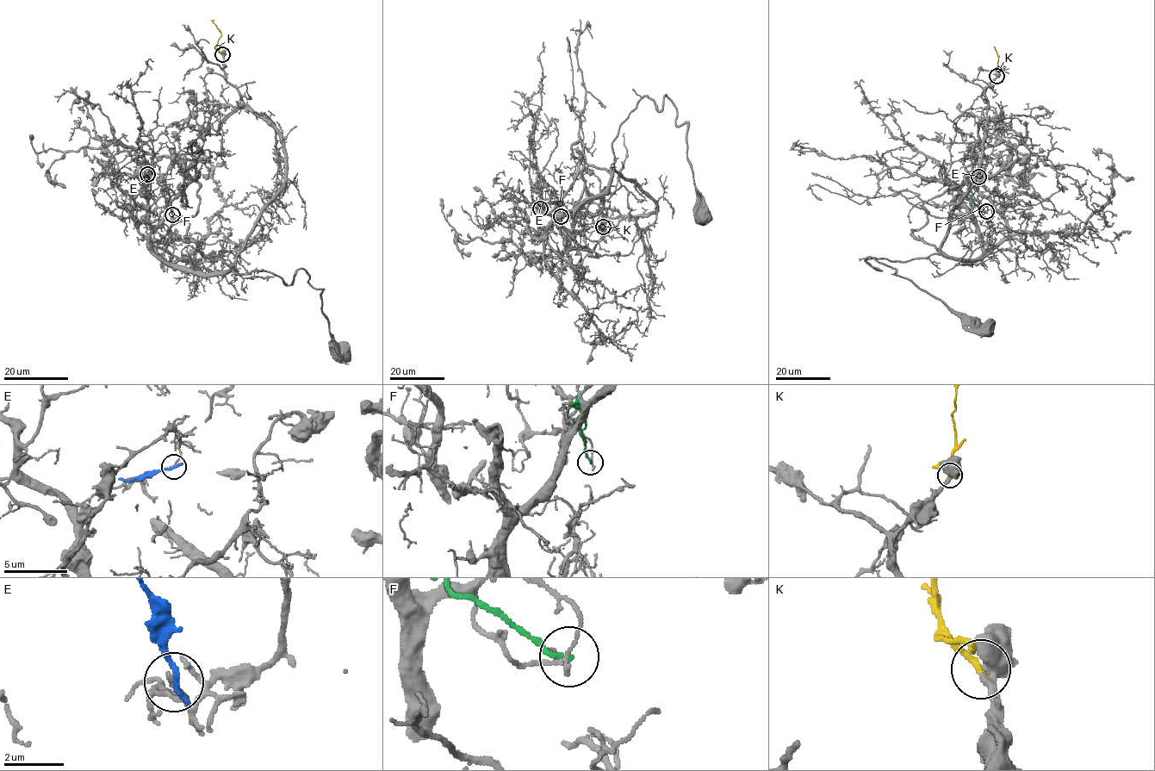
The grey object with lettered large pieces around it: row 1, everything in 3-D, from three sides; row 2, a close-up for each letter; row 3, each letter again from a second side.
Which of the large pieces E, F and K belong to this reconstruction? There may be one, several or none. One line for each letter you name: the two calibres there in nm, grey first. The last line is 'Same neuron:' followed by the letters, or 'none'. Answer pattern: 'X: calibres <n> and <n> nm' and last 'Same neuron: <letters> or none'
K: calibres 360 and 200 nm
Same neuron: K

